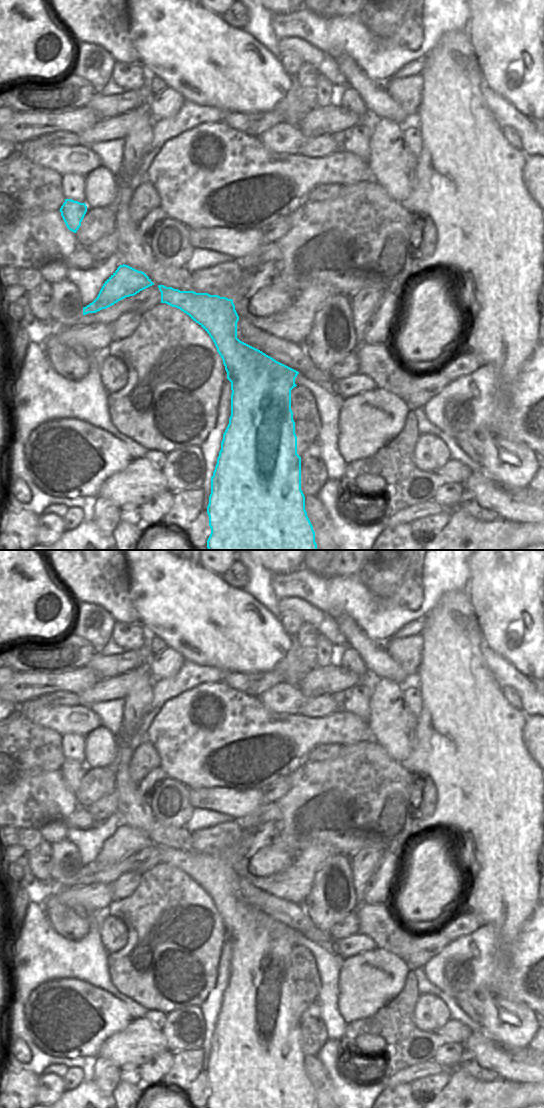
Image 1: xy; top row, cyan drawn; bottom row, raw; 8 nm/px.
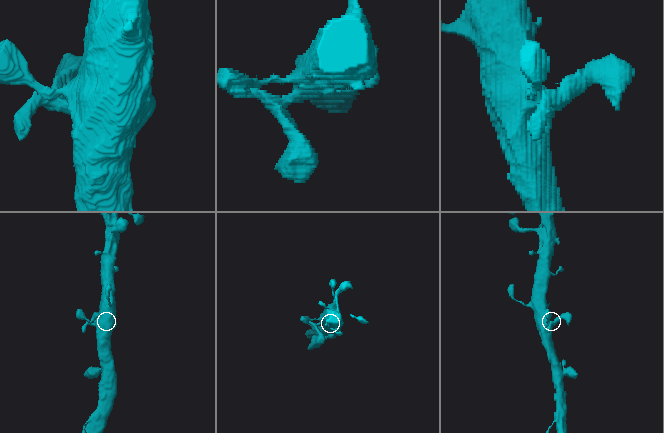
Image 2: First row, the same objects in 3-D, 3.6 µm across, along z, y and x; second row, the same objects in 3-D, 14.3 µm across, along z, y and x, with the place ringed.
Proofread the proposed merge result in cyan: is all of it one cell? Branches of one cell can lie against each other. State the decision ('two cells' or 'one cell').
one cell

